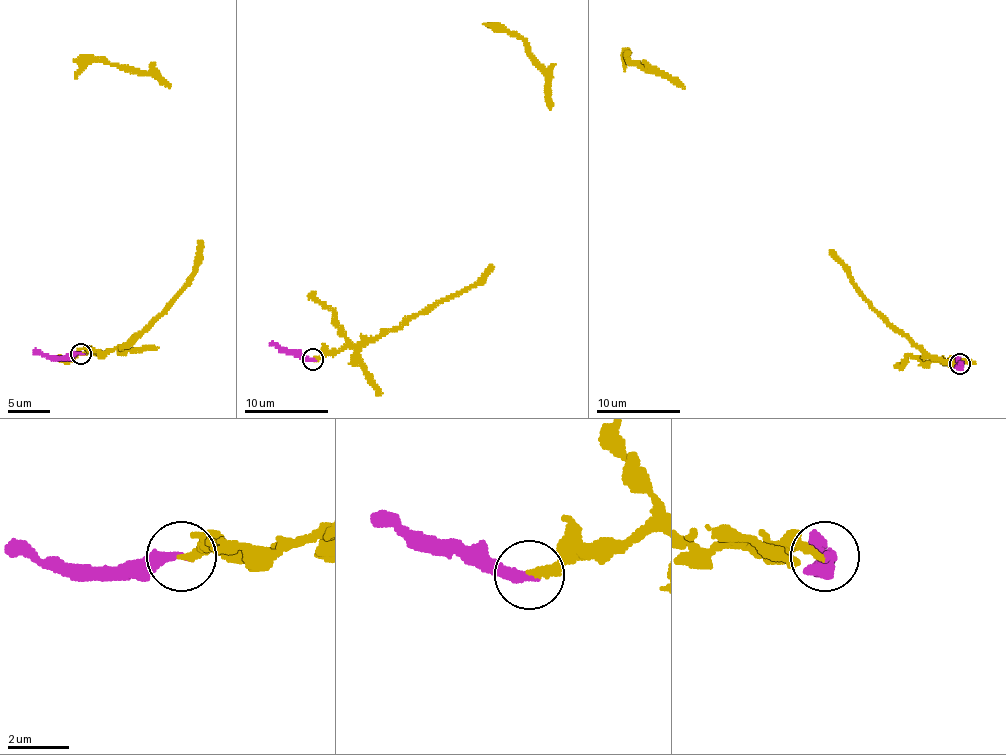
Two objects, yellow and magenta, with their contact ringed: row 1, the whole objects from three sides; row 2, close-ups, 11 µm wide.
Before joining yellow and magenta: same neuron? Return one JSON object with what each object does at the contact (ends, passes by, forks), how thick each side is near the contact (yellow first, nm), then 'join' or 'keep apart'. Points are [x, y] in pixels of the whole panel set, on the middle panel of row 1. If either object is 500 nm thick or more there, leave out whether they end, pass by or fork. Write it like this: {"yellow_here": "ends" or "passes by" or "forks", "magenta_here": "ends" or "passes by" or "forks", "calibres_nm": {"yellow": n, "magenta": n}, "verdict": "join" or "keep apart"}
{"yellow_here": "ends", "magenta_here": "ends", "calibres_nm": {"yellow": 200, "magenta": 320}, "verdict": "join"}

